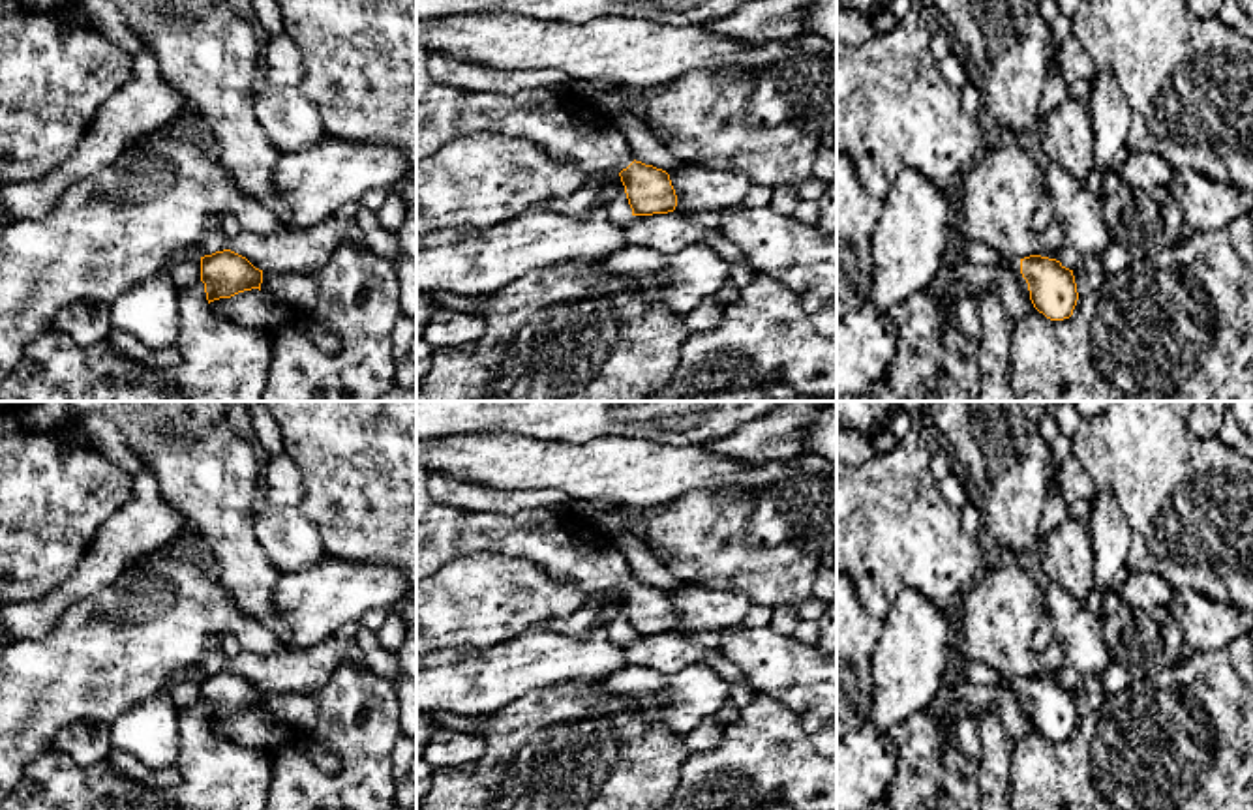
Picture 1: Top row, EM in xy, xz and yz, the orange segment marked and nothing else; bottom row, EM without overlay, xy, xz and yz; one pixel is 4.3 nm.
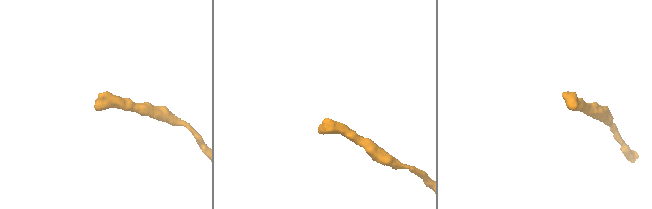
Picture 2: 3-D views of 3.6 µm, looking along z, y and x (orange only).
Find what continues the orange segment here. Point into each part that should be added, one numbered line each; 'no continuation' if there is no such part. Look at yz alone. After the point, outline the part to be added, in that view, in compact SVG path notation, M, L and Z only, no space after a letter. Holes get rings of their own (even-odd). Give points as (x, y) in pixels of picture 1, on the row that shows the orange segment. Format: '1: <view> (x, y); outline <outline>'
1: yz (1013, 263); outline M1002 255L1000 266L998 268L1009 268L1011 272L1020 274L1020 259L1011 257L1011 255Z

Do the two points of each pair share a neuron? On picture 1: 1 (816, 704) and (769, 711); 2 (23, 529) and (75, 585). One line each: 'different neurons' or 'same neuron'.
1: different neurons
2: different neurons

